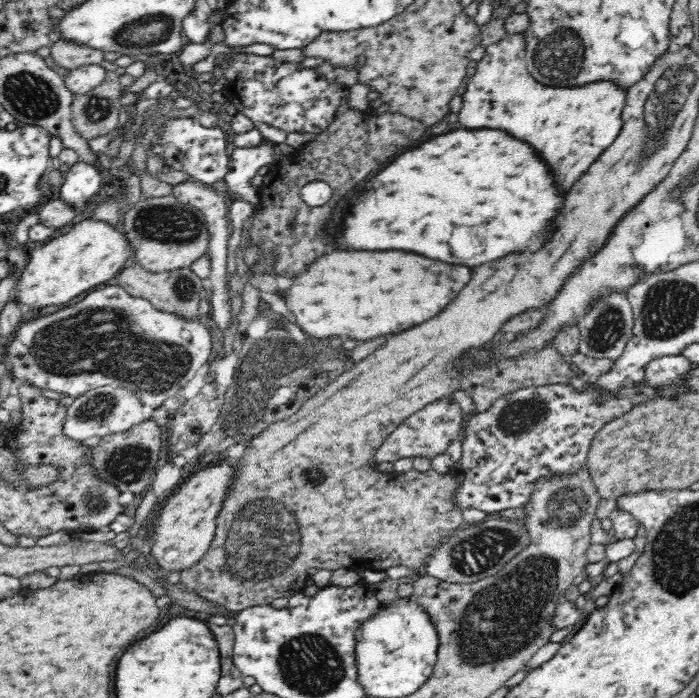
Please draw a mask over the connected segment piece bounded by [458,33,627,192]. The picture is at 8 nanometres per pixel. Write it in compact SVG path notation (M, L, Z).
M518 33L485 48L476 73L464 84L458 122L470 130L500 128L528 142L548 164L558 188L566 192L618 136L627 89L611 80L562 88L540 84L527 69L525 46L523 33Z

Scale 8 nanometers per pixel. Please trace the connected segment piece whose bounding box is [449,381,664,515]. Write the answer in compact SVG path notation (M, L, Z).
M647 381L644 384L634 384L634 386L628 386L628 388L622 388L618 392L599 392L593 383L586 383L586 388L579 392L570 384L547 384L544 386L530 386L528 388L520 388L516 392L510 392L504 396L500 396L486 412L480 412L478 414L472 414L469 420L464 424L462 432L462 456L460 460L453 464L453 467L449 470L449 474L458 479L458 489L453 497L454 503L460 507L460 510L465 508L477 508L483 510L489 515L496 515L500 510L506 510L507 508L514 508L519 510L524 507L524 504L530 500L532 494L535 492L534 484L542 478L548 478L548 476L571 476L576 474L578 470L582 470L582 466L587 462L588 449L591 447L592 439L595 438L597 432L607 423L617 419L619 416L625 415L631 411L632 407L646 402L647 400L654 400L658 398L664 398L659 396Z

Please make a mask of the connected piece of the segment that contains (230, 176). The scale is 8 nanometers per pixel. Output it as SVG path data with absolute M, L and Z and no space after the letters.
M264 138L262 144L258 146L235 147L229 158L228 173L224 178L232 195L239 195L252 204L259 202L260 189L253 186L250 181L262 166L274 164L274 145L276 145L274 142Z

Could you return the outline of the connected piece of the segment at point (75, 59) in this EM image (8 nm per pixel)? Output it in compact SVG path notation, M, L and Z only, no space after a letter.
M60 39L49 47L55 63L69 70L89 64L100 64L104 60L104 51L98 51L76 41Z

